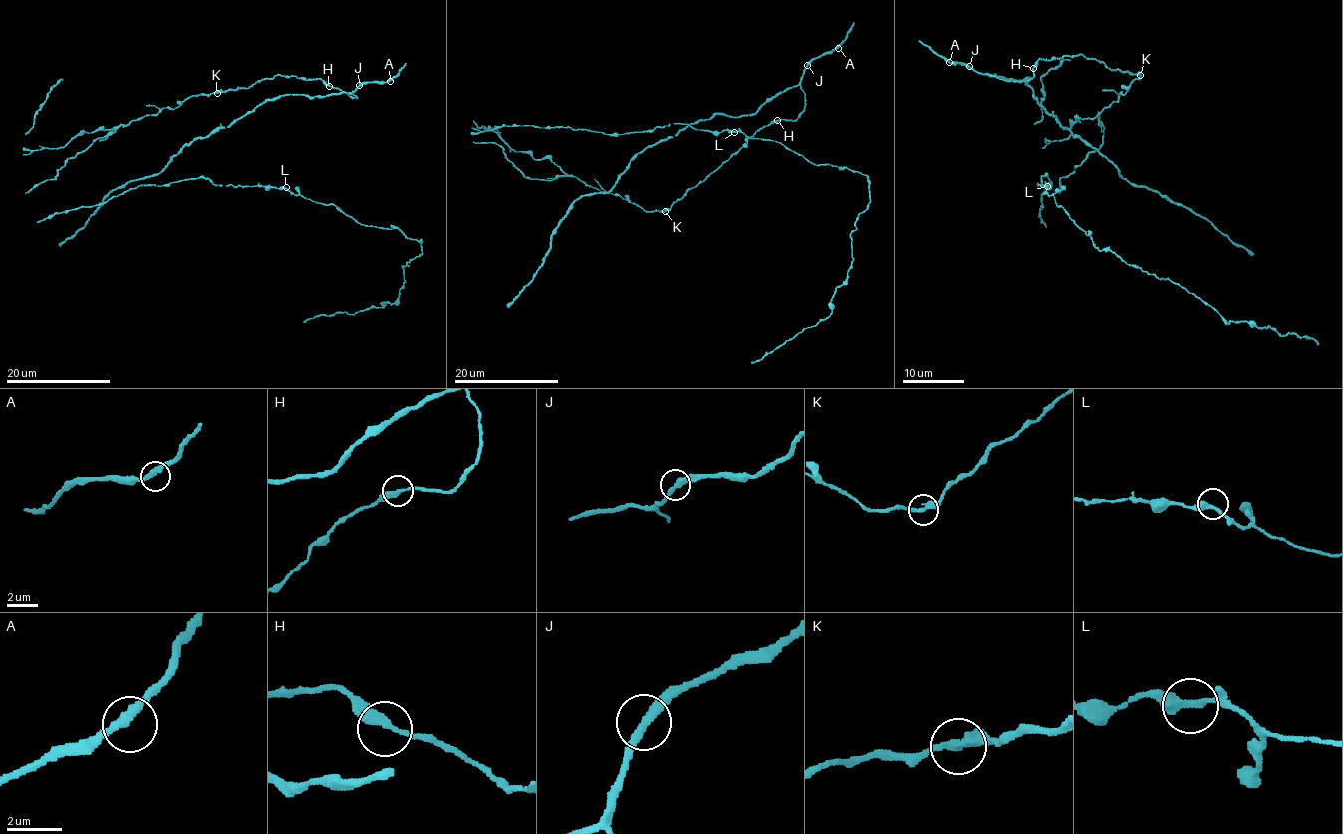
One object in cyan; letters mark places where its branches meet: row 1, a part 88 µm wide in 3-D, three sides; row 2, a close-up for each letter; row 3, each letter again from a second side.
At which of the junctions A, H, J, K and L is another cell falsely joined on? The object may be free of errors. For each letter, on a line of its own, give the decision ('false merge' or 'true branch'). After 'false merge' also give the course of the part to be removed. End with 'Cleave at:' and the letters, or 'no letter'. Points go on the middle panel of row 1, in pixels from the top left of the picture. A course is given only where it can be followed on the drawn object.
A: true branch
H: true branch
J: true branch
K: false merge
L: true branch
Cleave at: K

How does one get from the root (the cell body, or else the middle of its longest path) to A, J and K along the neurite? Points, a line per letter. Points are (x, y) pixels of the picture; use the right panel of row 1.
A: (1099, 148), (1099, 114), (1139, 75), (1082, 54), (1039, 59), (1023, 82), (949, 62)
J: (1099, 148), (1099, 114), (1139, 75), (1082, 54), (1039, 59), (1023, 82), (969, 66)
K: (1099, 148), (1104, 134), (1099, 114), (1141, 75)

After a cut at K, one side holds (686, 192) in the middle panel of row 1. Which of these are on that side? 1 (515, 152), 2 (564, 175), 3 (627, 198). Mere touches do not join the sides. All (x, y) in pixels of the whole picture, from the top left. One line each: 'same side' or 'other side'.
1: other side
2: other side
3: other side

